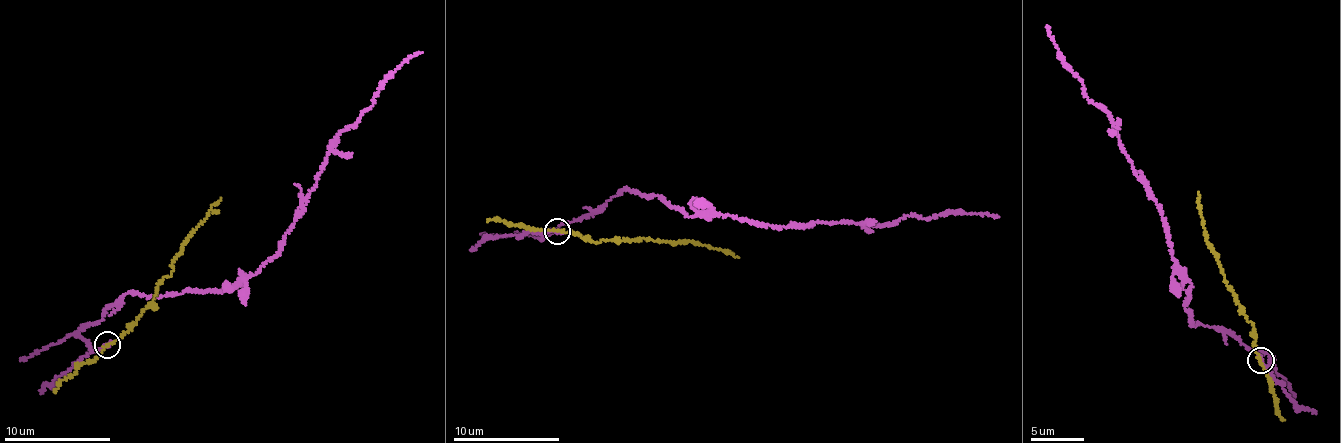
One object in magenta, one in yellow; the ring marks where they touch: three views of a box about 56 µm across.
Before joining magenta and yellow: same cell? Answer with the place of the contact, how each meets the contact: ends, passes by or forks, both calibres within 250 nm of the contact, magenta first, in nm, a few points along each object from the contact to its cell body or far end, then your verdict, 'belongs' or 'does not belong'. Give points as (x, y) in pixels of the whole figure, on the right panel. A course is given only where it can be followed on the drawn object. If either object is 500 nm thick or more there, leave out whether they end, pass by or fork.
at (1261, 360); magenta ends there; yellow passes by; 240 nm thick on the magenta side, 160 nm on the other; magenta runs (1260, 360), (1268, 367), (1270, 358), (1192, 323), (1190, 282), (1150, 188), (1047, 25); yellow runs (1260, 360), (1256, 357), (1253, 328), (1223, 281), (1204, 232), (1198, 191); does not belong

